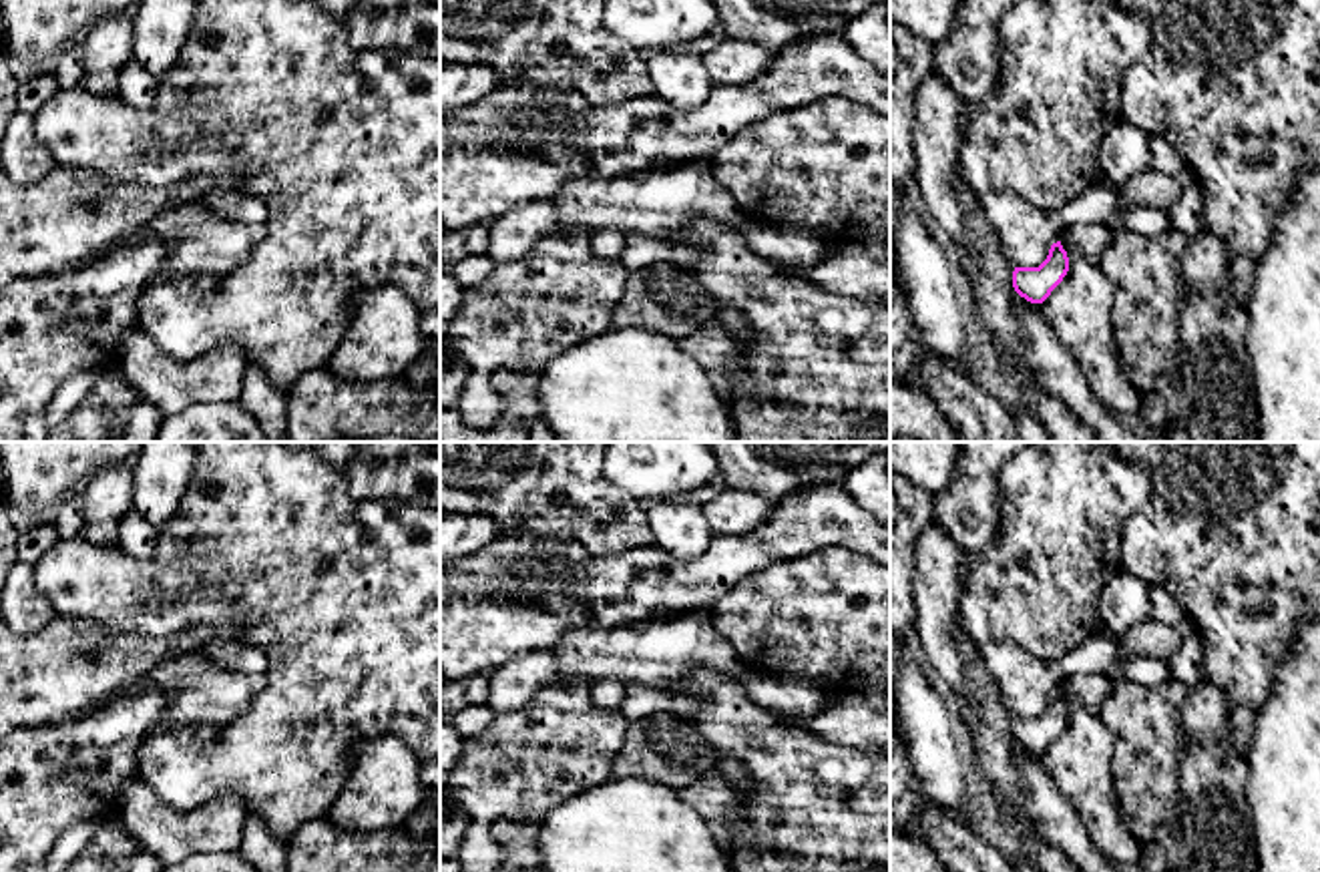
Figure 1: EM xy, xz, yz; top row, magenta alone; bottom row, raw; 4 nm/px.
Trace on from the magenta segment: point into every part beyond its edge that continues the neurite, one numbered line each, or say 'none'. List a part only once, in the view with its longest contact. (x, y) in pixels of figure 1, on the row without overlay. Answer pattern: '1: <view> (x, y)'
1: yz (1150, 637)

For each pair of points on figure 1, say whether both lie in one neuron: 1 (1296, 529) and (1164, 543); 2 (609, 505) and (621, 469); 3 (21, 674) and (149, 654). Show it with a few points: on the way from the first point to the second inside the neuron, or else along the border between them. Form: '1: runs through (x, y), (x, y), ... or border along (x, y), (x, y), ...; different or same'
1: runs through (1264, 537), (1250, 539), (1240, 549), (1196, 545); same
2: border along (601, 463), (603, 475), (637, 501); different
3: runs through (53, 674), (65, 668), (117, 668); same

